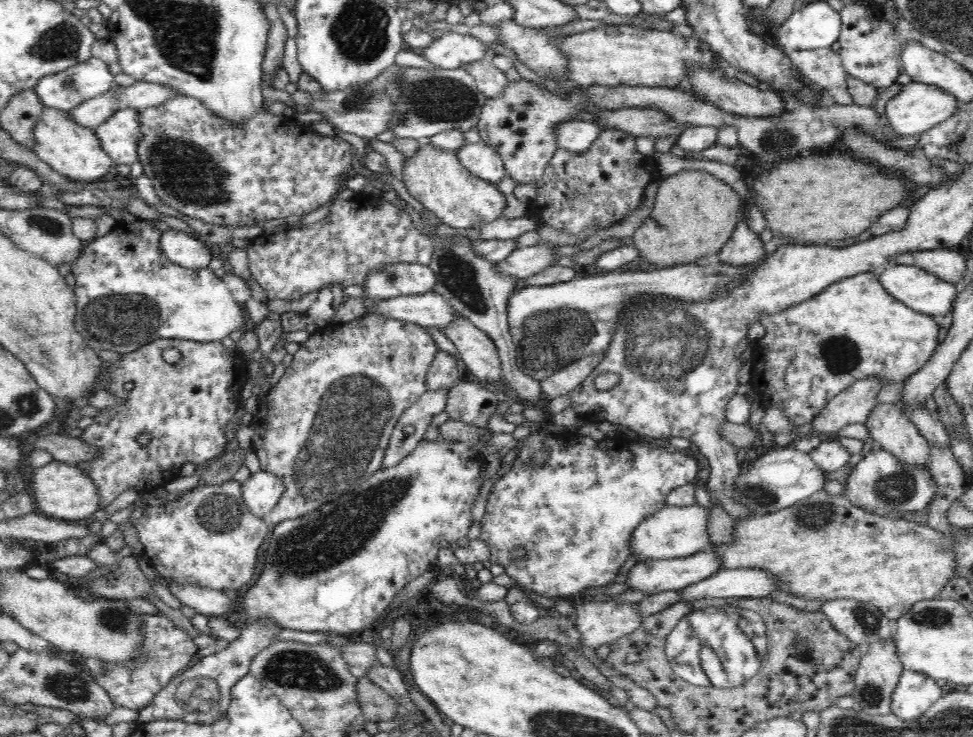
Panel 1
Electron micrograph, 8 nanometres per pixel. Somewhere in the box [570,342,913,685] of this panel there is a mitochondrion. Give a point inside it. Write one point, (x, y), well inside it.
(813, 517)

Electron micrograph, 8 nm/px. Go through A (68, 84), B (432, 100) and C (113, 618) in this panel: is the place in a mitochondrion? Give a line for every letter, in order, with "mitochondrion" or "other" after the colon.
A: mitochondrion
B: mitochondrion
C: mitochondrion

